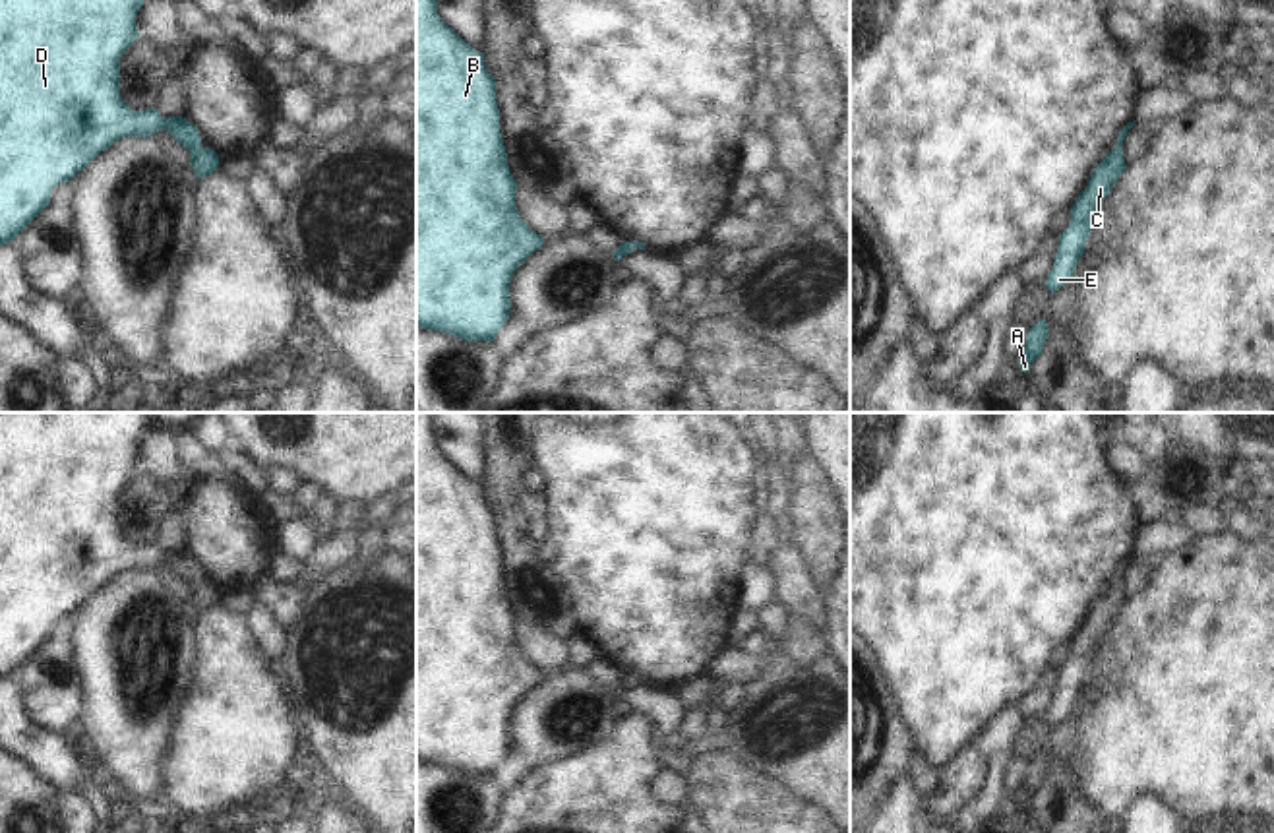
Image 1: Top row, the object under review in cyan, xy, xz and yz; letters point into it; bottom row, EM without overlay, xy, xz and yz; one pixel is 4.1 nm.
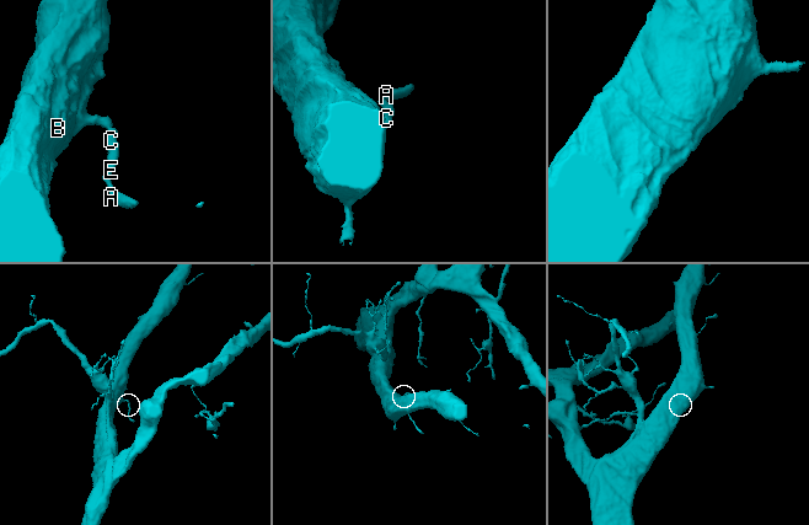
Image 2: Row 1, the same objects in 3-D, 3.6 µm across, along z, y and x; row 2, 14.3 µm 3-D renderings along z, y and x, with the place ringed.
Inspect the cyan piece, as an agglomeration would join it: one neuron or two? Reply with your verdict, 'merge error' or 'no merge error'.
no merge error

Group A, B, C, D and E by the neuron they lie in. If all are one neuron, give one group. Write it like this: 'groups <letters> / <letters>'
groups A B C D E

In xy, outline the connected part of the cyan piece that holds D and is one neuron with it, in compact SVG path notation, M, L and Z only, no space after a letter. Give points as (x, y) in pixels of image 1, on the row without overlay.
M0 413L0 680L12 676L50 637L54 620L70 616L116 573L134 570L149 571L161 564L168 564L190 585L190 599L197 614L219 602L219 589L211 581L201 579L197 562L186 552L161 550L153 540L132 544L120 531L120 492L139 473L136 449L151 428L153 418L149 413Z

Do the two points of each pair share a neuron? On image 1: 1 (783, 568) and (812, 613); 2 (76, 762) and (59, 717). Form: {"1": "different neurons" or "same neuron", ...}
{"1": "same neuron", "2": "different neurons"}

